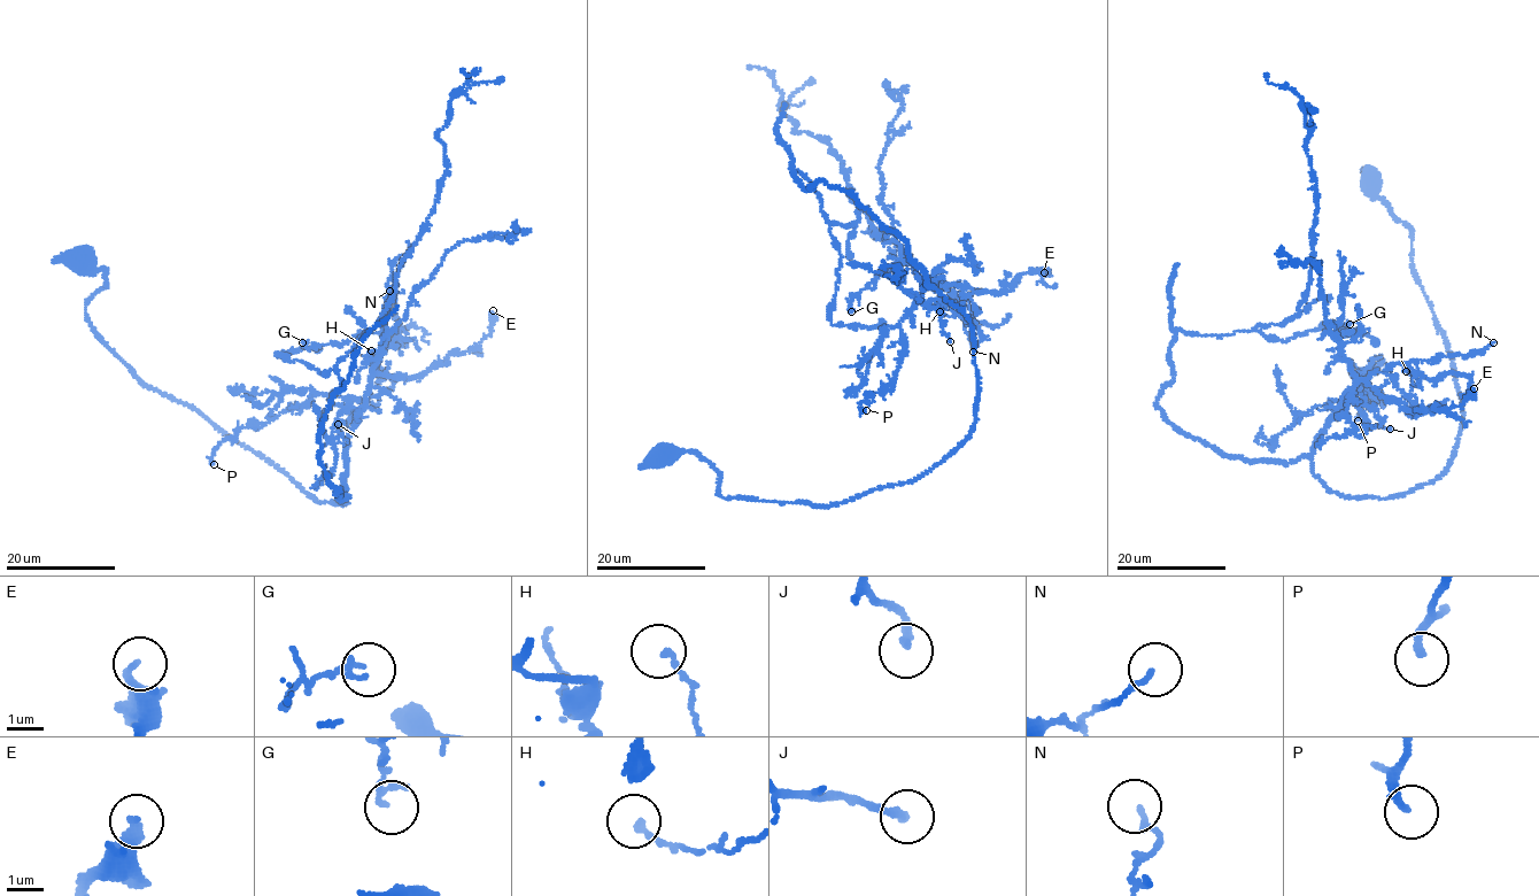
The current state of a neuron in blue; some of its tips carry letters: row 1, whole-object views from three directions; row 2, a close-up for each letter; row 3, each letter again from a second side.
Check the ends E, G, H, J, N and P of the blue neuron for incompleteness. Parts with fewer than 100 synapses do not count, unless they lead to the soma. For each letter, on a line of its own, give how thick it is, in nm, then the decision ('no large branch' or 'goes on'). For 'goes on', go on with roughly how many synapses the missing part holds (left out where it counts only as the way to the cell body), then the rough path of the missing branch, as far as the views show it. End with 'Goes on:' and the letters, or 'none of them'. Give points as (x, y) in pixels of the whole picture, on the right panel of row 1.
E: 240 nm thick; no large branch
G: 110 nm thick; no large branch
H: 130 nm thick; no large branch
J: 200 nm thick; no large branch
N: 140 nm thick; no large branch
P: 220 nm thick; no large branch
Goes on: none of them

